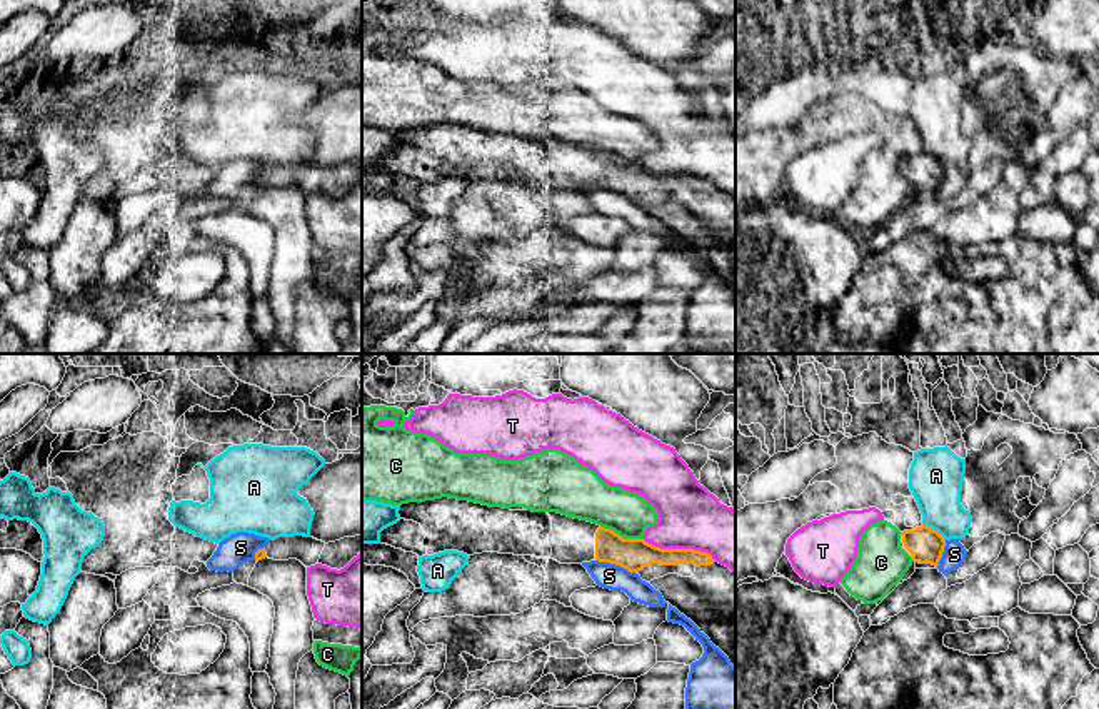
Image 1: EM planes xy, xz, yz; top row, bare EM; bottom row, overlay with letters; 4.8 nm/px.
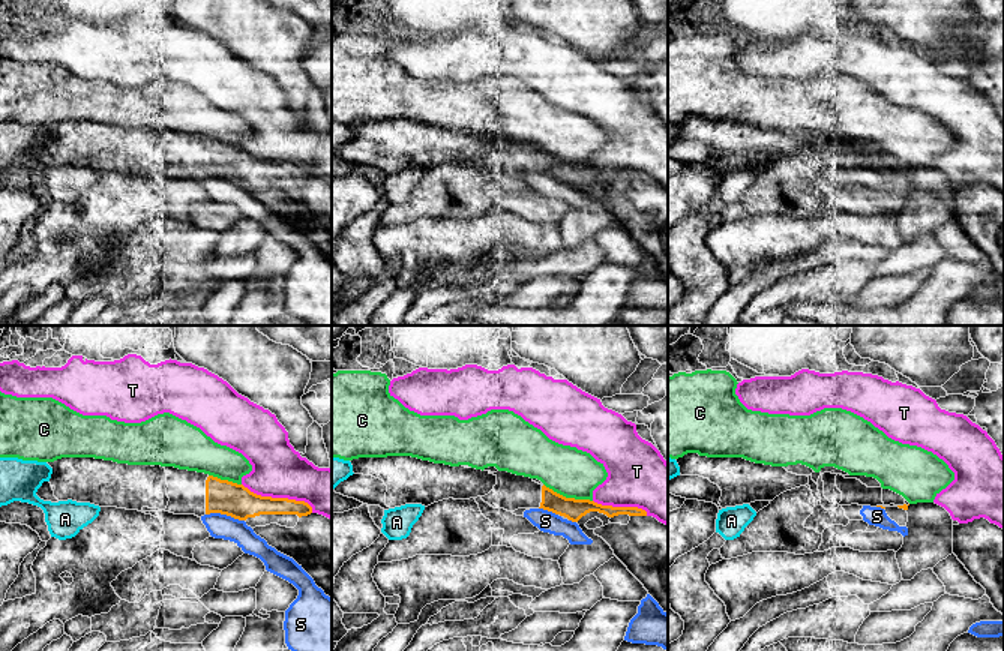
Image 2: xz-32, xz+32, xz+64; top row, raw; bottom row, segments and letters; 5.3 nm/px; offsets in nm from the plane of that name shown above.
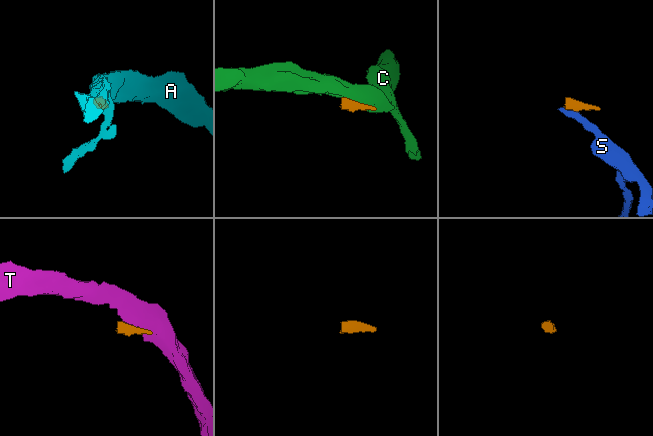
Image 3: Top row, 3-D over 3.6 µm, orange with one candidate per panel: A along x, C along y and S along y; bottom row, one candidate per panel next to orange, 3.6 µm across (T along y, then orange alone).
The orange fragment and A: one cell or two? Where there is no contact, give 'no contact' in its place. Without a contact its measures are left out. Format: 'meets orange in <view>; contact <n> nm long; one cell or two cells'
meets orange in yz; contact 140 nm long; two cells

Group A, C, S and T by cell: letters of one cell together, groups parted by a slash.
A / C / S / T

